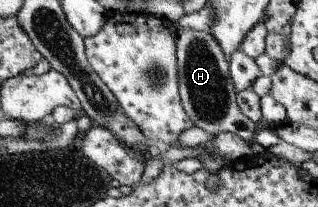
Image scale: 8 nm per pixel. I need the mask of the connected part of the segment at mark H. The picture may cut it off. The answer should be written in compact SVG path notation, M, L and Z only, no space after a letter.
M193 28L173 30L175 57L177 58L177 89L179 99L192 124L216 136L219 132L233 132L250 145L252 154L264 149L253 141L254 123L239 110L235 101L235 88L228 74L226 55L208 31Z

